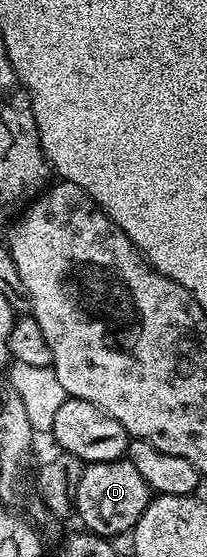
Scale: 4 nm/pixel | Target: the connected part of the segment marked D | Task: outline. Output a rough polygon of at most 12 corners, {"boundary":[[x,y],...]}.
{"boundary":[[128,458],[86,464],[72,505],[95,536],[133,533],[150,505]]}

